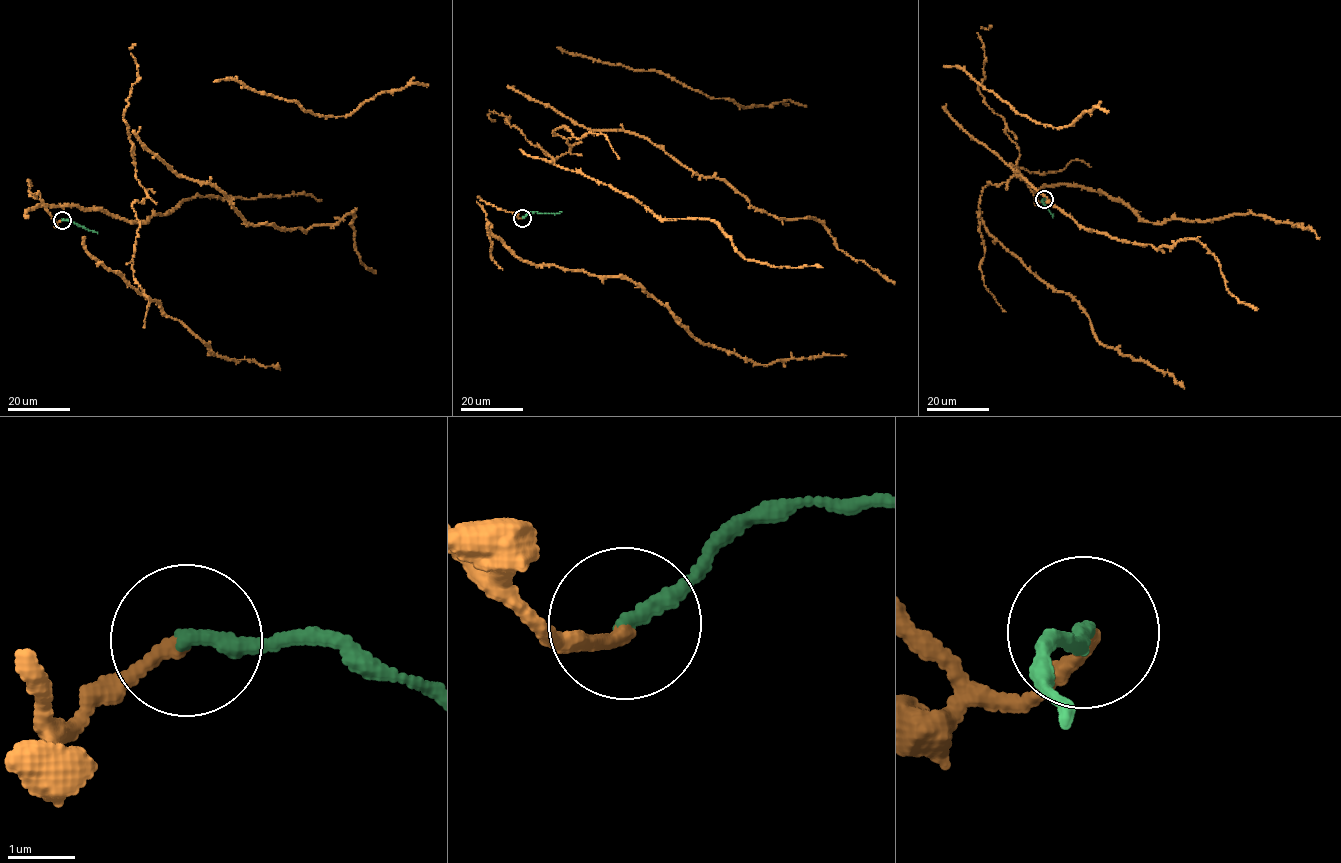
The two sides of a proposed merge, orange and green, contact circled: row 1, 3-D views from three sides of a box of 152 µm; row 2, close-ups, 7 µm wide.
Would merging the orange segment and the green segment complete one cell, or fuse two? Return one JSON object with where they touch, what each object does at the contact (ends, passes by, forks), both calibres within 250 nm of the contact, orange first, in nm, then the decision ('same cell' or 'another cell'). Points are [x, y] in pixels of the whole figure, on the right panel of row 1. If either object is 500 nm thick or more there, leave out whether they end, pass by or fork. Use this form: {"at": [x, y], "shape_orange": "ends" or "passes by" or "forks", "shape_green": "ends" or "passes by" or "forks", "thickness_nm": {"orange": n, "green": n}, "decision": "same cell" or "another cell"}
{"at": [1044, 199], "shape_orange": "ends", "shape_green": "ends", "thickness_nm": {"orange": 200, "green": 240}, "decision": "same cell"}

